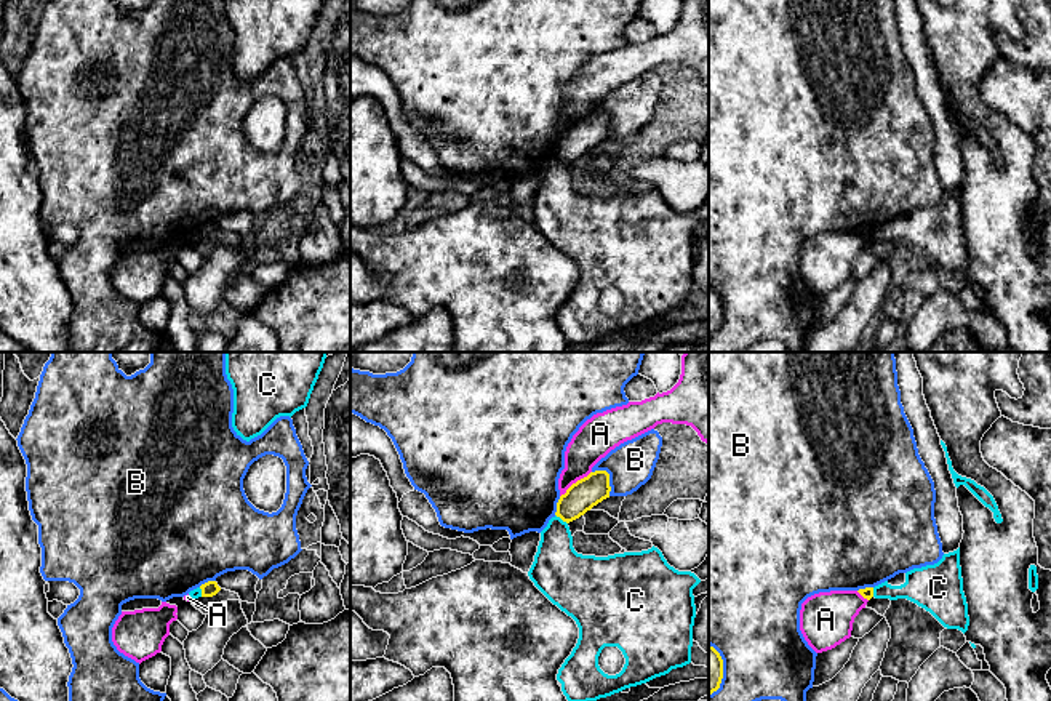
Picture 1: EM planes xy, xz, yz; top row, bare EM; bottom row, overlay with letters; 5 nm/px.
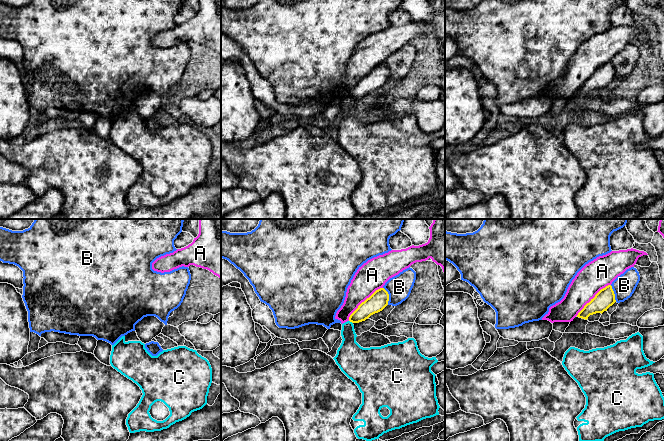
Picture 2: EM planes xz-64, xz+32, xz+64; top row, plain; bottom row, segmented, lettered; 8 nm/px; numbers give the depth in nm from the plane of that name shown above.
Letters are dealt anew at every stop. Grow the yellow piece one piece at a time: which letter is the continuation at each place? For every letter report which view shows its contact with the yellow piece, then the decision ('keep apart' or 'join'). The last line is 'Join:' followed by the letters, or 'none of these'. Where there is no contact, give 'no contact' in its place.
A: meets yellow in xz; keep apart
B: meets yellow in xz; keep apart
C: meets yellow in xz; keep apart
Join: none of these

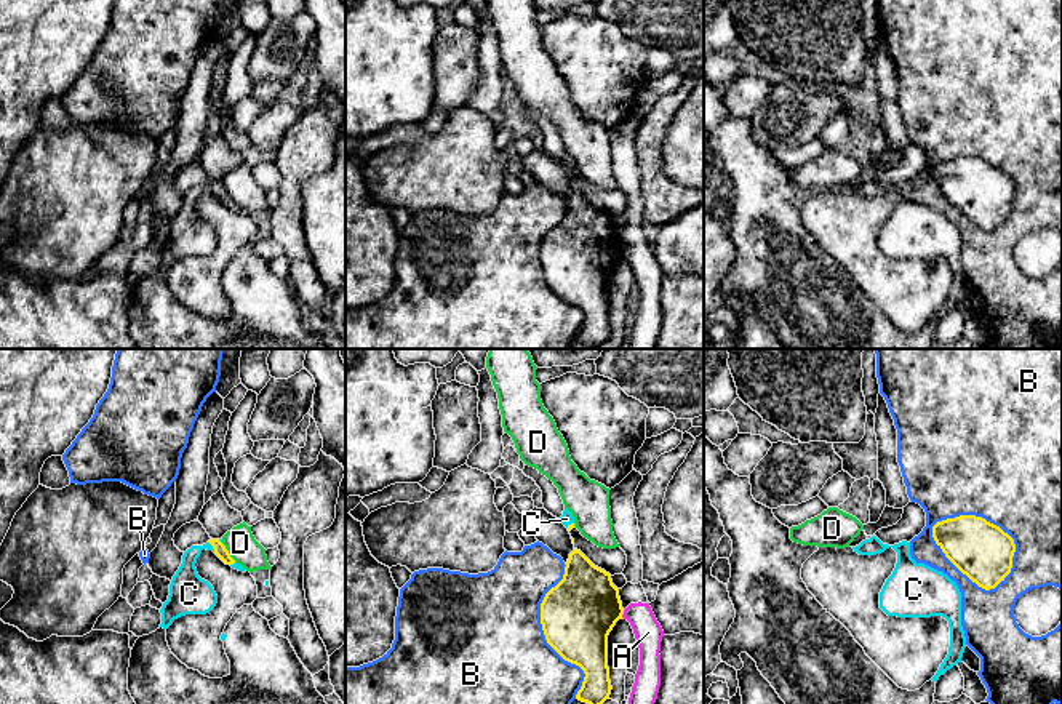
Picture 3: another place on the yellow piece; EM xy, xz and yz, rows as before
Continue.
A: meets yellow in xz; keep apart
B: meets yellow in yz; keep apart
C: meets yellow in xy; join
D: meets yellow in xy; keep apart
Join: C

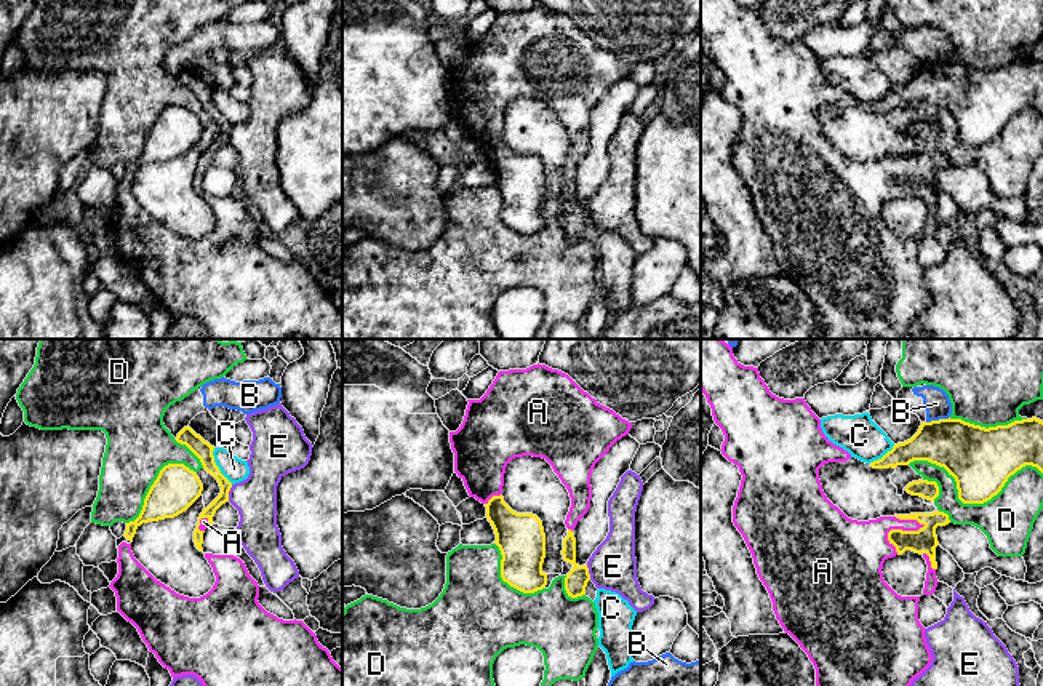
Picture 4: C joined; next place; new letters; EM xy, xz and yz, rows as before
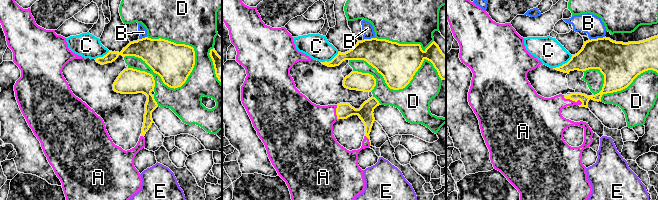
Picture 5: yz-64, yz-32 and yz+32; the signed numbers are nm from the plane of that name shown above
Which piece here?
A: meets yellow in yz; join
B: meets yellow in yz; keep apart
C: meets yellow in xy; keep apart
D: meets yellow in yz; keep apart
E: meets yellow in xy; keep apart
Join: A

